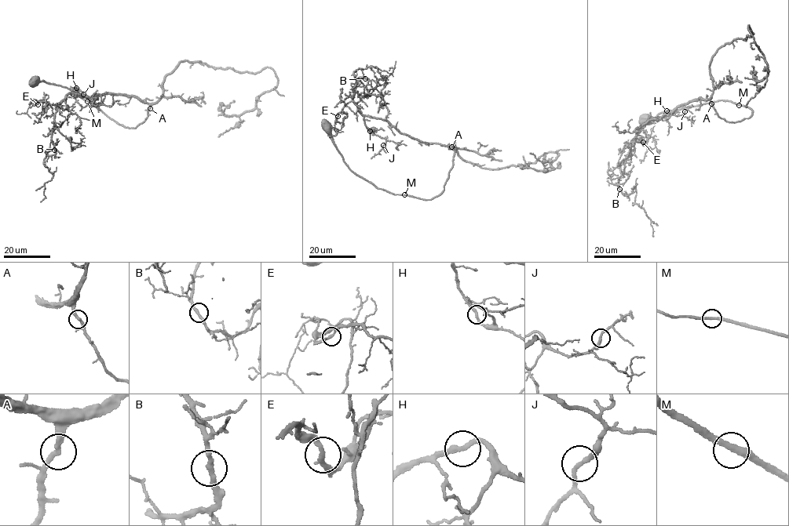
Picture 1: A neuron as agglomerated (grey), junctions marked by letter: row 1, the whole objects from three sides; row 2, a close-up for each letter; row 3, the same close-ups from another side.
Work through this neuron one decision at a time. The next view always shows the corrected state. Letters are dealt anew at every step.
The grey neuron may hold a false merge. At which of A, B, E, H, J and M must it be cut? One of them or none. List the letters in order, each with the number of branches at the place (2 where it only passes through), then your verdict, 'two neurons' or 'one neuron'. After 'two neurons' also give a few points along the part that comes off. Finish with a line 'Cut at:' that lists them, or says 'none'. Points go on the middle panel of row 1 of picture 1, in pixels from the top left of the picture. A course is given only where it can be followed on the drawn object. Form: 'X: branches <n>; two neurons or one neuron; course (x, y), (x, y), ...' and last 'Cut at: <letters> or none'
A: branches 2; one neuron
B: branches 2; one neuron
E: branches 2; one neuron
H: branches 2; one neuron
J: branches 2; one neuron
M: branches 2; one neuron
Cut at: none

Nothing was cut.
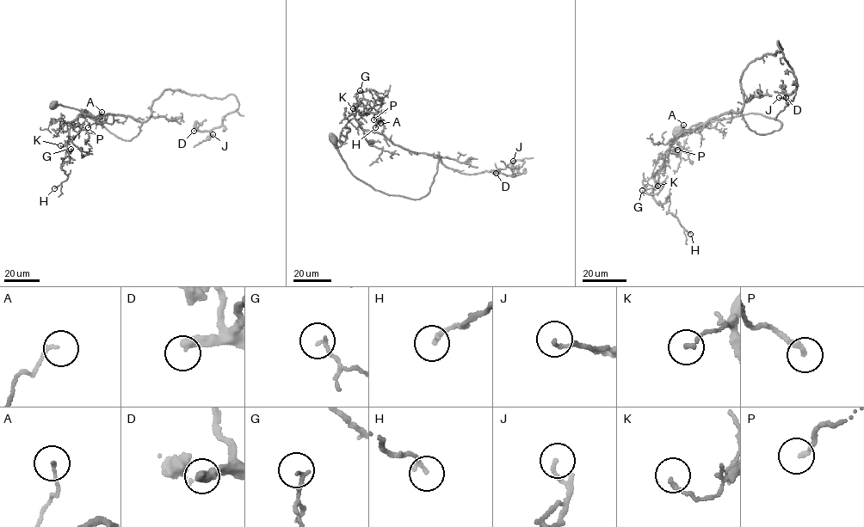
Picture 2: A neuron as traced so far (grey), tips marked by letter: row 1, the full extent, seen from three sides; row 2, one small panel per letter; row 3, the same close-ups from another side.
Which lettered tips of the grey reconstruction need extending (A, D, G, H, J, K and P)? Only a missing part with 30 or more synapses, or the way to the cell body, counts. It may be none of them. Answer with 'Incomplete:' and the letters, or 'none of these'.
Incomplete: none of these

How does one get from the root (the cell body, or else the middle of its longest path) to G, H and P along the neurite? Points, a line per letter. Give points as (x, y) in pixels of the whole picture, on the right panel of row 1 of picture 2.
G: (742, 110), (721, 114), (681, 135), (666, 152), (663, 168), (655, 176), (653, 192), (648, 194), (642, 190)
H: (742, 110), (682, 134), (655, 176), (652, 198), (662, 204), (669, 198), (669, 212), (690, 234)
P: (742, 110), (721, 114), (700, 125), (691, 132), (684, 131), (669, 142), (677, 150)

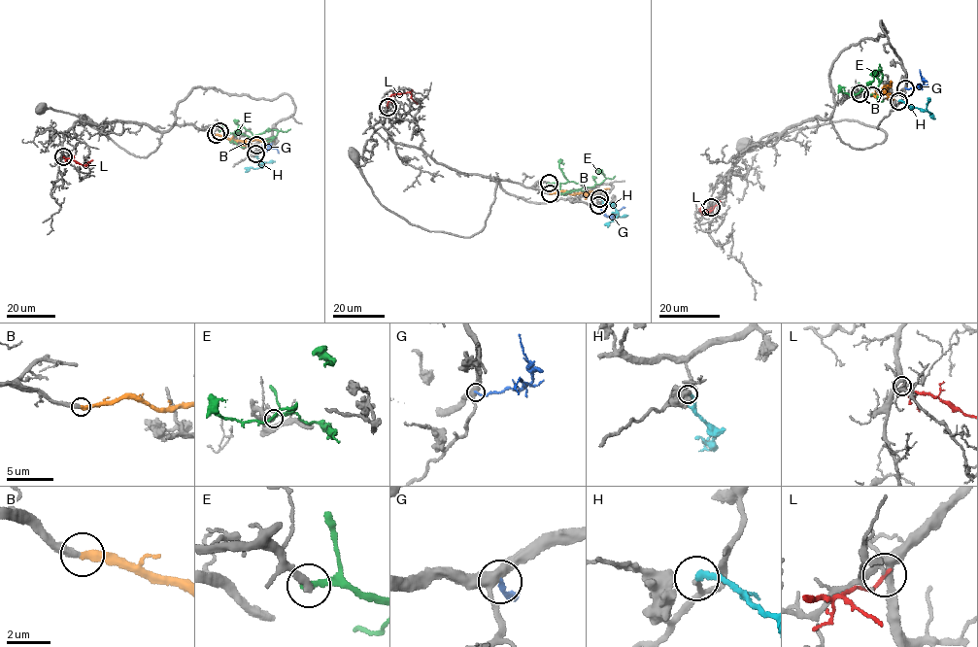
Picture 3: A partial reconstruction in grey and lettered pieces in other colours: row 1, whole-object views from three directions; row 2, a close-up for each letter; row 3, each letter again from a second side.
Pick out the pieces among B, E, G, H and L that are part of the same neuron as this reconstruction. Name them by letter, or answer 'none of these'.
B

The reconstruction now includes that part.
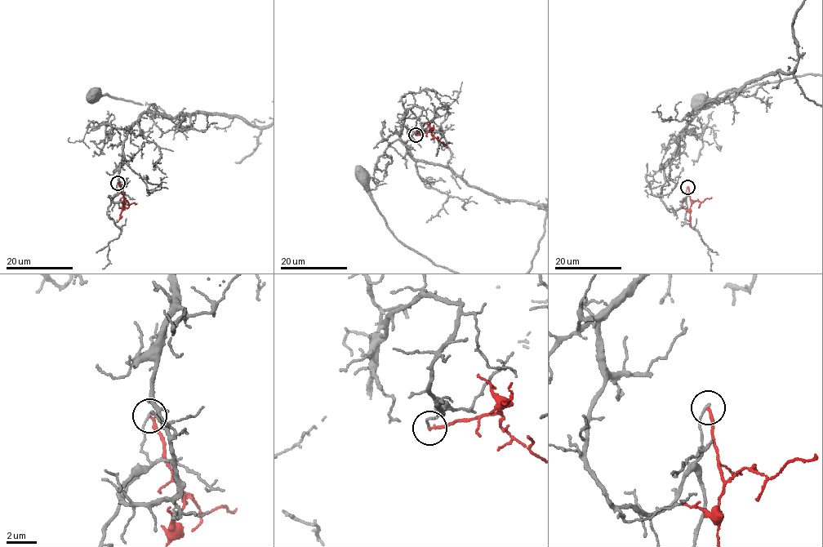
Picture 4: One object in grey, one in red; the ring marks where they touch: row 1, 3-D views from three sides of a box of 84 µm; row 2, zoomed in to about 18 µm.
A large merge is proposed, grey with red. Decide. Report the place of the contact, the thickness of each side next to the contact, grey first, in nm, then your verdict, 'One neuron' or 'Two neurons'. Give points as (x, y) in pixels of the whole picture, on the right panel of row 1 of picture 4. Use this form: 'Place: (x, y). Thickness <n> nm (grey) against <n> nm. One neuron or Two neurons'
Place: (687, 187). Thickness 130 nm (grey) against 200 nm. Two neurons

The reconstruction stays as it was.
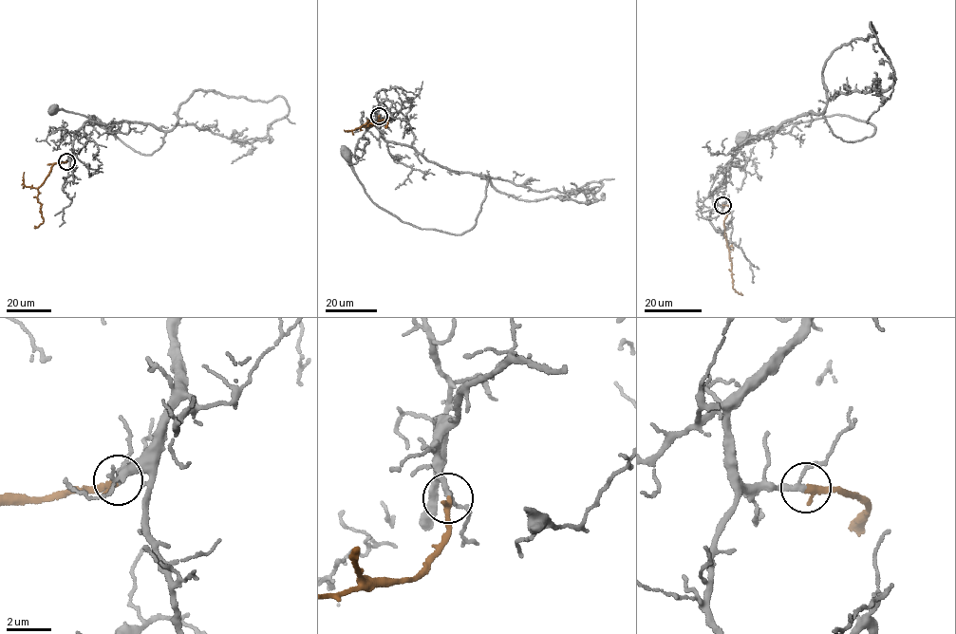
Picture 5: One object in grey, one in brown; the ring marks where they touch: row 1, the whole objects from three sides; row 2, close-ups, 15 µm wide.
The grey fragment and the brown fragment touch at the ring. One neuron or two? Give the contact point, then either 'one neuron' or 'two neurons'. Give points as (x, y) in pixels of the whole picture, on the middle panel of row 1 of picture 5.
place (379, 116); one neuron

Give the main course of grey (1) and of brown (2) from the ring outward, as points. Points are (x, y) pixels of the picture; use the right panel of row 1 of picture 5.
1: (722, 205), (713, 194), (734, 154), (781, 123), (812, 110), (852, 141), (875, 128), (838, 115), (736, 139)
2: (722, 205), (730, 207), (724, 219), (723, 233), (731, 262), (733, 286), (742, 294)

